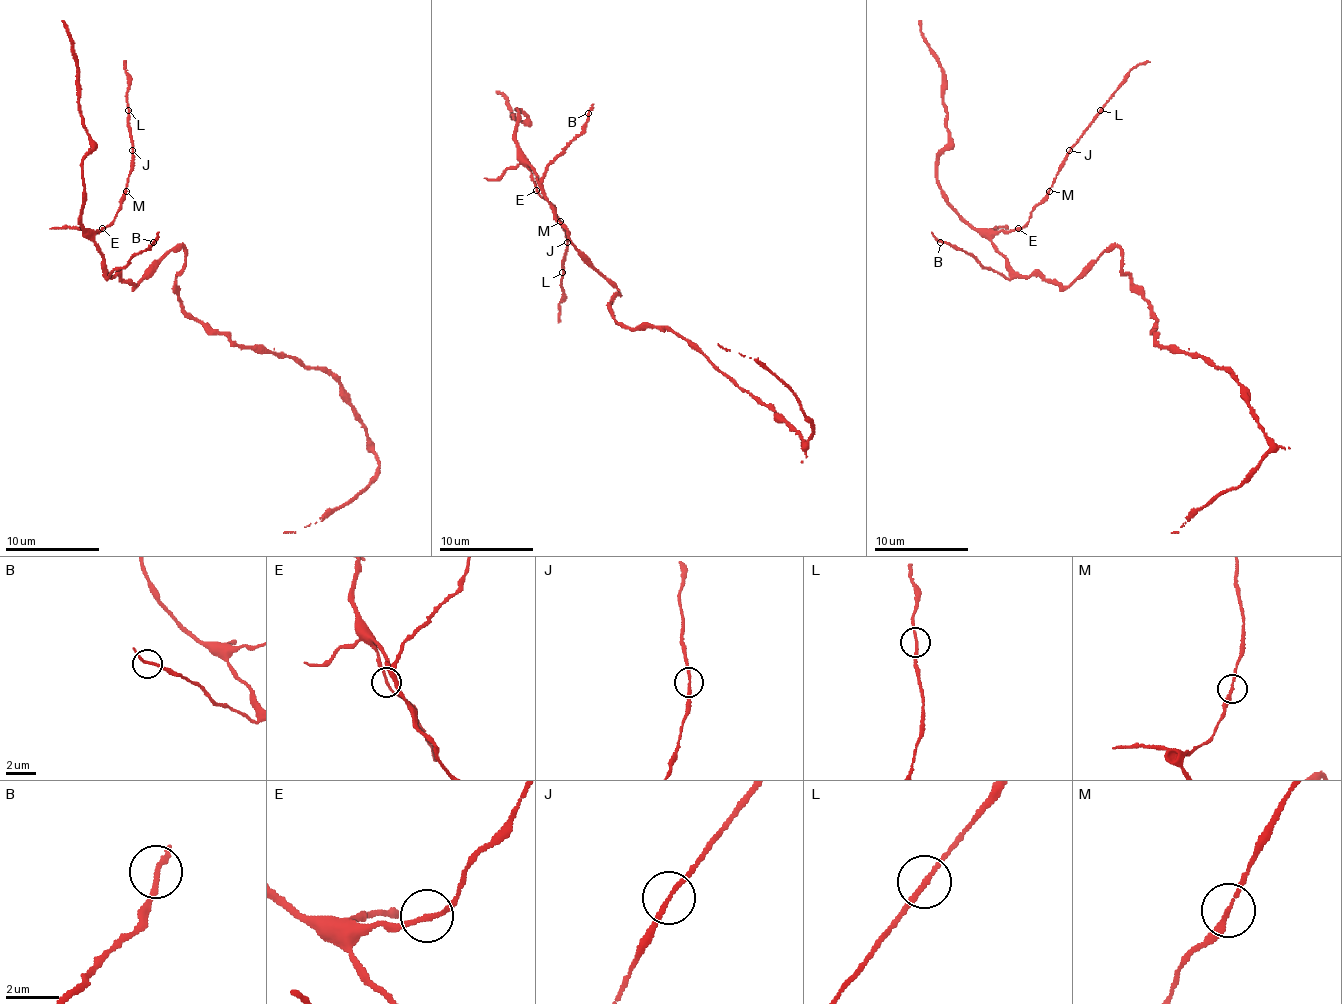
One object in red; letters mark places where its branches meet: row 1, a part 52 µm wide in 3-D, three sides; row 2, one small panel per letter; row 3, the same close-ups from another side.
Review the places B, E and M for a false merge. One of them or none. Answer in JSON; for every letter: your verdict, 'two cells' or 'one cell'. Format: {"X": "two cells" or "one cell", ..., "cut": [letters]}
{"B": "one cell", "E": "one cell", "M": "one cell", "cut": []}

